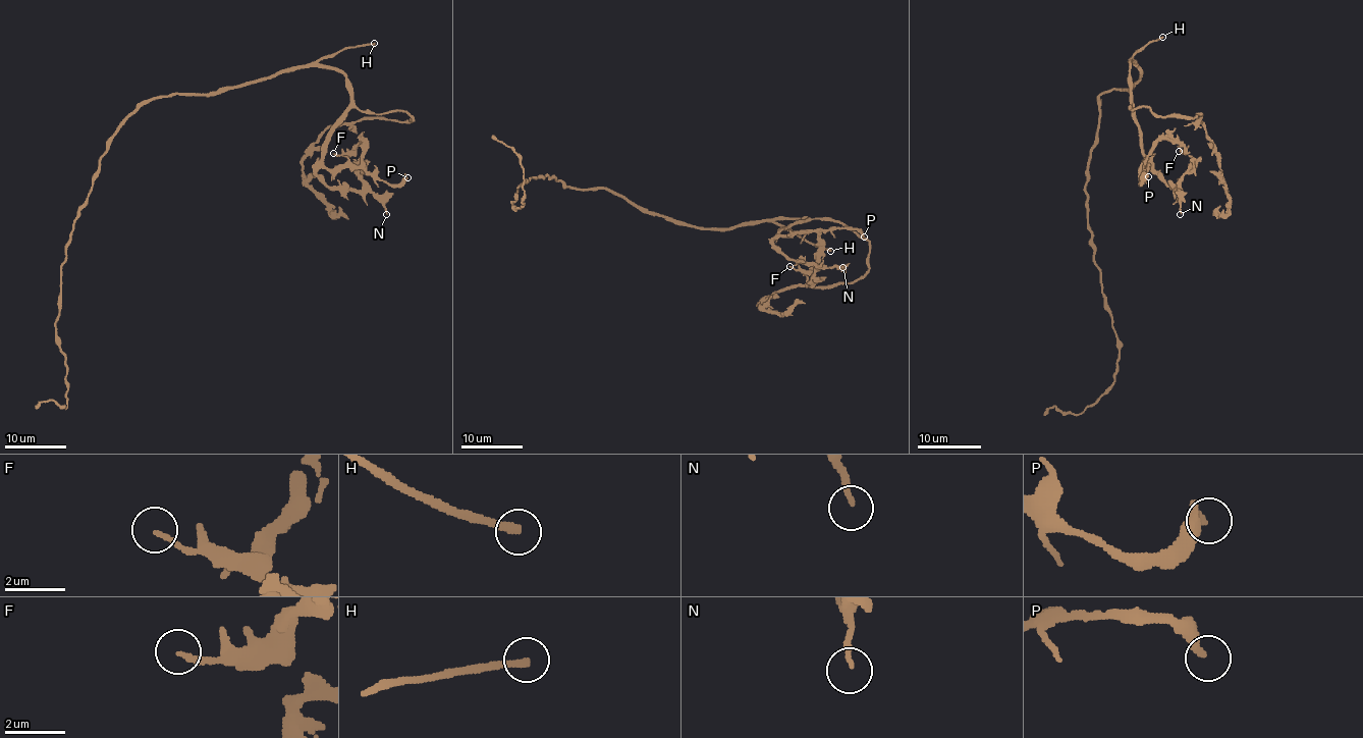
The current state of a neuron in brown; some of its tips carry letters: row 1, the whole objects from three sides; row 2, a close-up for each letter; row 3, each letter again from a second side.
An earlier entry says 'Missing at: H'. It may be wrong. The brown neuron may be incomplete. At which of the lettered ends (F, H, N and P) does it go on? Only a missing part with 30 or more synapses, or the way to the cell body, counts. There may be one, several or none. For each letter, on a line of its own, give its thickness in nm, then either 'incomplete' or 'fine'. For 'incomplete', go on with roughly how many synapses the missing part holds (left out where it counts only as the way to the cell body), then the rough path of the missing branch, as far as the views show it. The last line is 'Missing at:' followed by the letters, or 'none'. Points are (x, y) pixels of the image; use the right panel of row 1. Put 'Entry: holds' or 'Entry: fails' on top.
Entry: holds
F: 160 nm thick; fine
H: 260 nm thick; incomplete; about 250 synapses
N: 150 nm thick; fine
P: 440 nm thick; fine
Missing at: H

